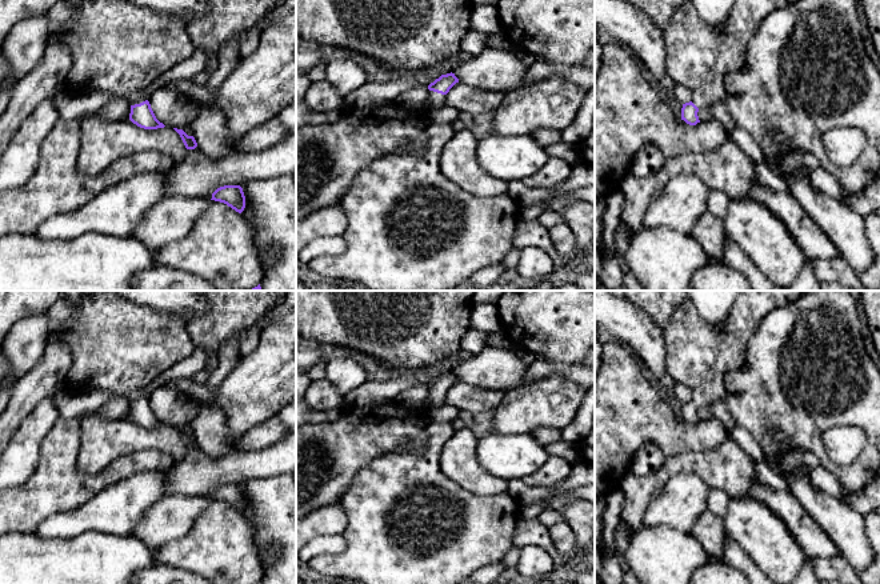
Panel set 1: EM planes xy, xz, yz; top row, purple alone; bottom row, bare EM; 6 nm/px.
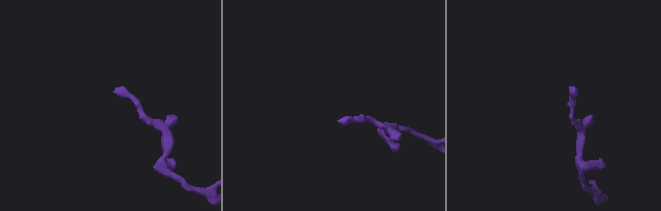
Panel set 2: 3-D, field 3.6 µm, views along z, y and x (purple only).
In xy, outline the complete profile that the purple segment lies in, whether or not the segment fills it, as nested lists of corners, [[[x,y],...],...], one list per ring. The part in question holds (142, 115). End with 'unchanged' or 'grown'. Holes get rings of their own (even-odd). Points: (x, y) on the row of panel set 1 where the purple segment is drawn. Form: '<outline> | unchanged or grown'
[[[57,0],[56,4],[47,12],[47,16],[48,16],[48,35],[59,35],[60,39],[65,41],[67,48],[69,49],[71,56],[72,56],[72,65],[67,73],[67,80],[65,80],[65,85],[64,85],[65,88],[68,88],[73,92],[104,91],[104,92],[109,92],[117,97],[124,97],[131,103],[129,120],[133,124],[136,124],[137,127],[144,128],[144,129],[157,129],[157,128],[165,127],[163,123],[160,123],[156,119],[156,116],[151,108],[151,104],[149,104],[148,99],[145,97],[145,91],[163,73],[165,73],[168,69],[171,69],[176,64],[189,59],[193,55],[196,47],[195,47],[193,41],[191,40],[185,25],[181,21],[161,16],[148,8],[136,7],[124,0],[80,0],[79,7],[75,11],[72,11],[67,5],[65,0]]] | grown

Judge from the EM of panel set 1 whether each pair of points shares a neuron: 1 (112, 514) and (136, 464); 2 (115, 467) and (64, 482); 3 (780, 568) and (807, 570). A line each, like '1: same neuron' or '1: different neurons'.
1: different neurons
2: same neuron
3: different neurons

